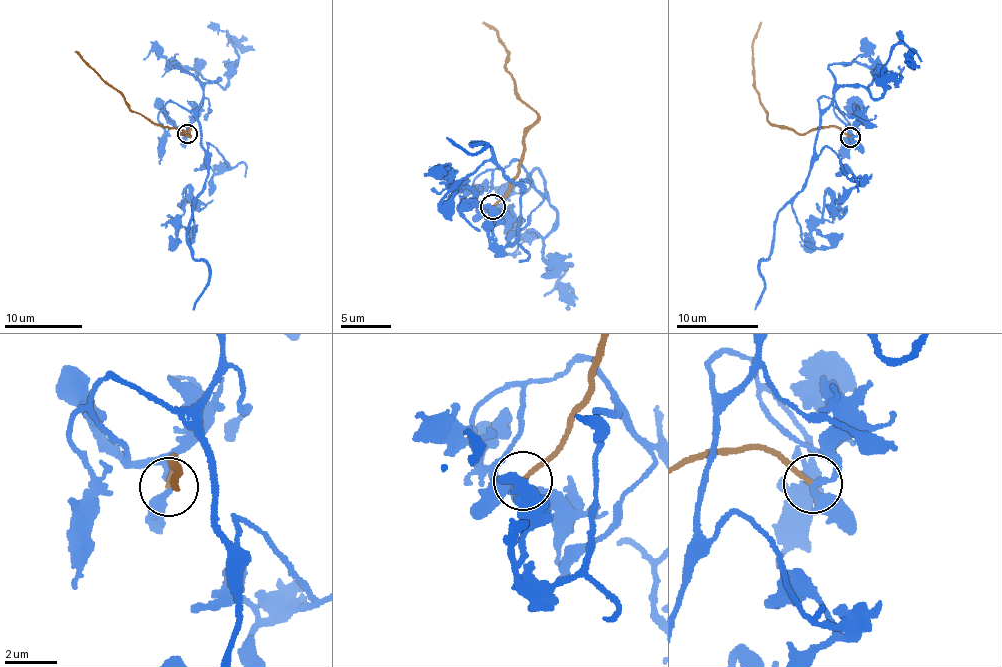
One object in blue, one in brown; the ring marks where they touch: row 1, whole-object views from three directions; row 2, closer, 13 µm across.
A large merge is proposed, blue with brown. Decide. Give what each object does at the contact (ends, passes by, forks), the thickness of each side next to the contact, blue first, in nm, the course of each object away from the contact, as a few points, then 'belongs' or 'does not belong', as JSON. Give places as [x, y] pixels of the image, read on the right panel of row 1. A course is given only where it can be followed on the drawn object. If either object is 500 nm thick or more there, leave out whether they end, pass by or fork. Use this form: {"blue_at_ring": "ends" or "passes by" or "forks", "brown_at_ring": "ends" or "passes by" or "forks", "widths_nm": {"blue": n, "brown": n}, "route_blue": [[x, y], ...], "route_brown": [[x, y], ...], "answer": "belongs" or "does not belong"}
{"blue_at_ring": "passes by", "brown_at_ring": "ends", "widths_nm": {"blue": 240, "brown": 170}, "route_blue": [[850, 138], [864, 122], [835, 102], [792, 204], [818, 248], [823, 196], [846, 210]], "route_brown": [[850, 138], [833, 126], [801, 134], [768, 123], [756, 89], [752, 45], [761, 22]], "answer": "does not belong"}

